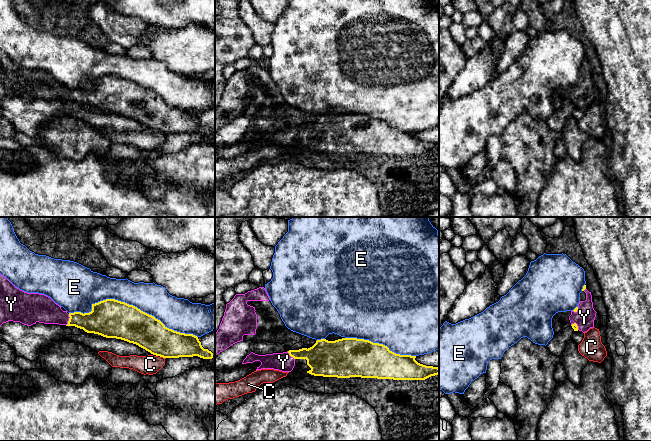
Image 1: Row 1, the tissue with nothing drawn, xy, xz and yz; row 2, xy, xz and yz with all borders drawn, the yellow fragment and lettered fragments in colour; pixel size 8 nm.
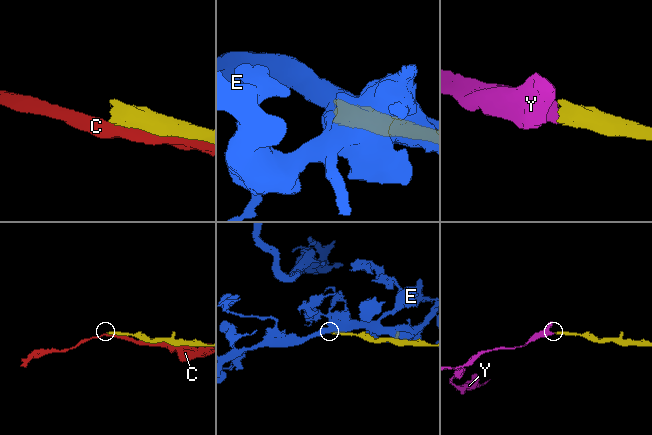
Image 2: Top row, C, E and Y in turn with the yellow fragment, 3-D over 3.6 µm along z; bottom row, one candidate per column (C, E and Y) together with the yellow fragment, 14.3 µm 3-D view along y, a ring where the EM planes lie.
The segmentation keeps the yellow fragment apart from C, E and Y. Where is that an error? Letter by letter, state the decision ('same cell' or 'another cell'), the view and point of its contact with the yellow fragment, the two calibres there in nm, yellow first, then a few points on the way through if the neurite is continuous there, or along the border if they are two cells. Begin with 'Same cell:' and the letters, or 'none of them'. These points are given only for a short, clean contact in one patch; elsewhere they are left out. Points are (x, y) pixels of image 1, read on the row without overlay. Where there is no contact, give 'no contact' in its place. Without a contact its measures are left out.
Same cell: Y
C: another cell; contact xy (163, 133); calibres 260 and 150 nm
E: another cell; contact xy (131, 81); calibres 320 and 240 nm
Y: same cell; contact xy (69, 96); calibres 220 and 220 nm

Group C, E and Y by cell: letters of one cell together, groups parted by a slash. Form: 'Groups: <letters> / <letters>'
Groups: C / E / Y

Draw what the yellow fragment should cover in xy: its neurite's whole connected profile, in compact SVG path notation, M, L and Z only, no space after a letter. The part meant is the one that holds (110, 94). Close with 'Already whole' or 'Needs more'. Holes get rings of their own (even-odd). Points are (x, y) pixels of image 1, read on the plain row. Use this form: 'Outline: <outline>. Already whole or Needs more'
Outline: M115 75L92 80L91 88L69 89L69 93L66 102L75 102L106 114L121 115L163 134L213 134L213 129L202 123L197 112L169 105L154 92Z. Already whole

